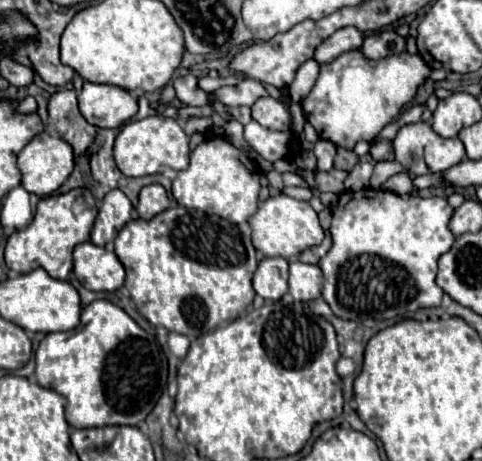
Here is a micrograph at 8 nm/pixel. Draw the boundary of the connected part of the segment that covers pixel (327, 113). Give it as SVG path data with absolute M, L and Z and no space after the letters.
M352 50L320 66L318 80L312 92L302 100L302 108L320 138L344 150L354 150L356 142L372 140L388 126L398 112L414 100L418 86L428 78L430 66L418 54L402 52L380 60L368 60L360 50Z

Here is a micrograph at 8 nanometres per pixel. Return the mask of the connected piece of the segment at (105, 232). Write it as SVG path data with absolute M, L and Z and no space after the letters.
M110 190L98 210L90 242L96 246L108 246L120 228L130 220L132 204L122 190Z

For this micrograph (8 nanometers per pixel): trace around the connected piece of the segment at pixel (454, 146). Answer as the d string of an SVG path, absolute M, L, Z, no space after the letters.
M424 121L418 124L406 124L398 130L396 138L392 140L392 148L394 148L394 158L396 162L400 162L408 172L422 176L422 174L434 174L434 172L442 172L459 162L465 157L464 145L458 137L442 138L433 131L431 125Z

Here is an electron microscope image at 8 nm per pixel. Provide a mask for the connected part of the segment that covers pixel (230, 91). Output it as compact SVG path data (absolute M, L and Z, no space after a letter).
M242 78L236 86L222 86L210 96L210 100L220 100L222 104L236 108L236 106L252 106L258 98L266 96L266 88L252 78Z

